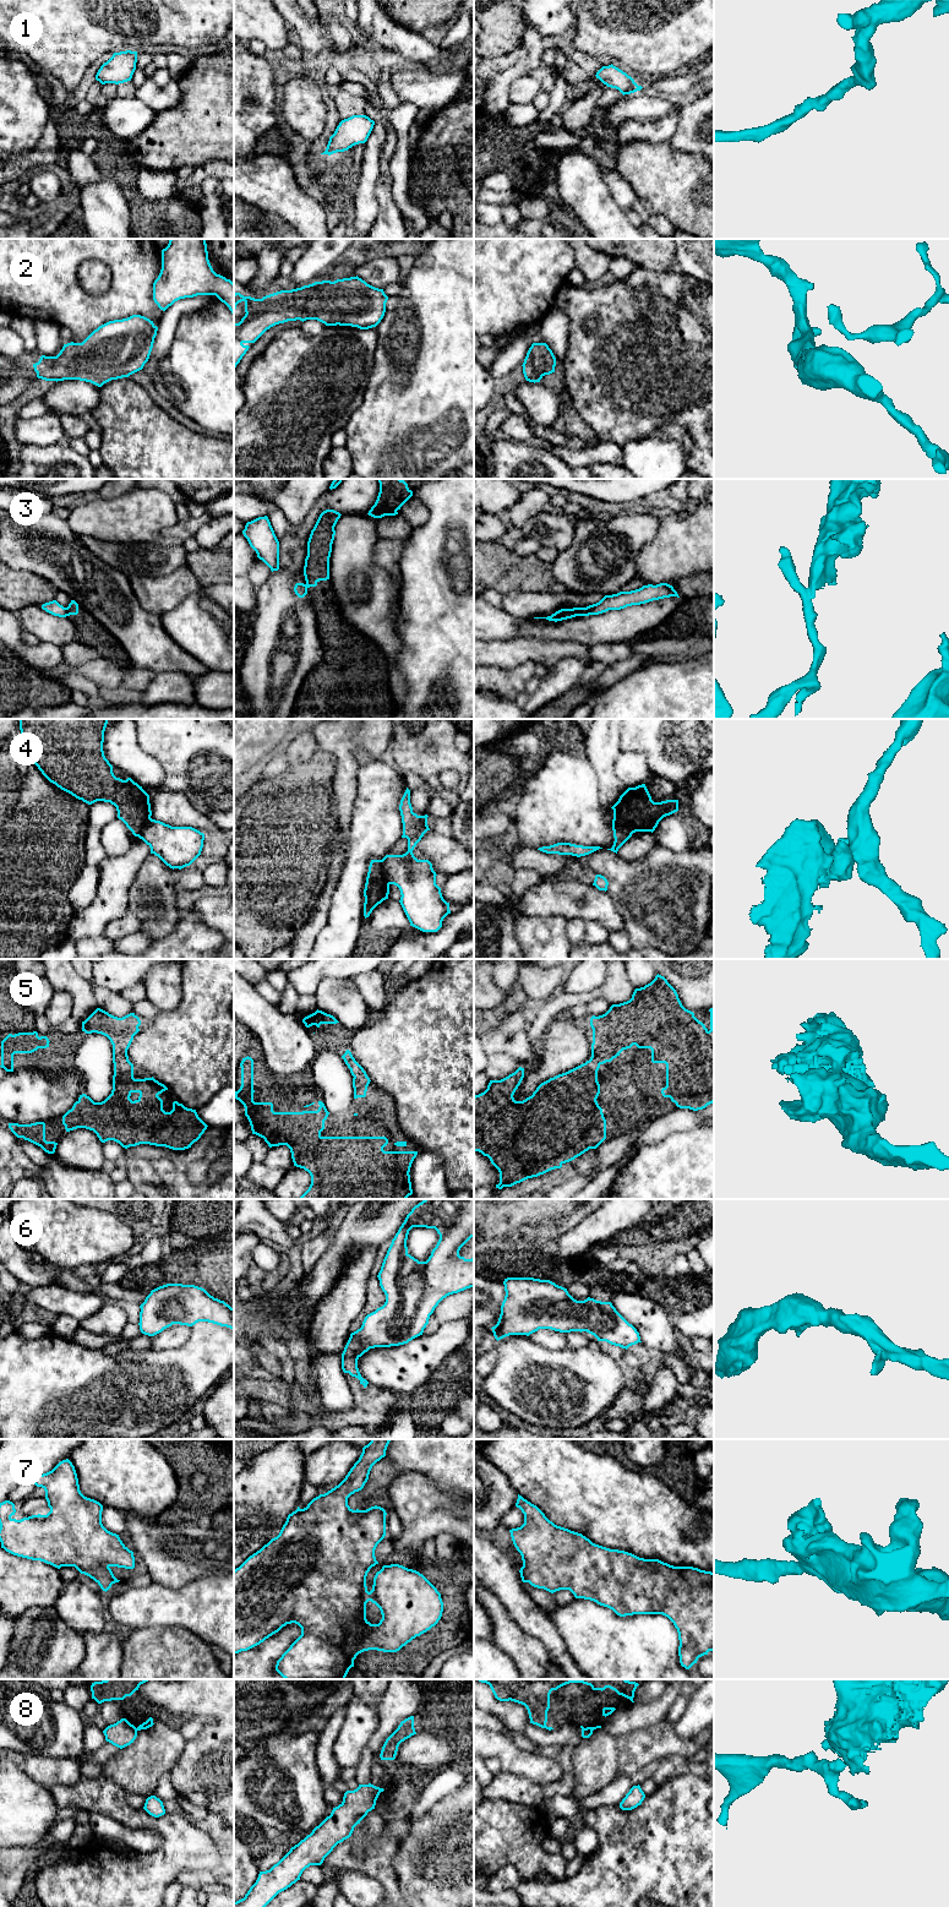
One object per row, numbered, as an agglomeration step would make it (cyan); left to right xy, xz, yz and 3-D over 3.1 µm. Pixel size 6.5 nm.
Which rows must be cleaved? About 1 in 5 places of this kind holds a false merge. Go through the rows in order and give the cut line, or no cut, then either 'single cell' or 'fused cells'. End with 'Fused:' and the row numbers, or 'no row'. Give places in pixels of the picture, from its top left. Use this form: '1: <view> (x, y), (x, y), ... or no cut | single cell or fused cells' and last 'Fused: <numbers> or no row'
1: no cut | single cell
2: no cut | single cell
3: xy (65, 608), (67, 615) | fused cells
4: xz (380, 860), (383, 876), (390, 883) | fused cells
5: no cut | single cell
6: no cut | single cell
7: no cut | single cell
8: yz (582, 1728), (592, 1731) | fused cells
Fused: 3, 4, 8

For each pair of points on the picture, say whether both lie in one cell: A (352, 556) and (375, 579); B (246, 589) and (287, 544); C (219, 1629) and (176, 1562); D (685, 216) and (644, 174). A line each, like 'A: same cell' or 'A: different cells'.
A: same cell
B: different cells
C: different cells
D: same cell

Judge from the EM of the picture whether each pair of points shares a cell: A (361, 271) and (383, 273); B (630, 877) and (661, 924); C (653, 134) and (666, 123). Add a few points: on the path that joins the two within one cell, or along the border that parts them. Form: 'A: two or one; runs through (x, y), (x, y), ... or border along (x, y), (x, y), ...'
A: one; runs through (366, 271), (378, 272)
B: one; runs through (641, 888), (661, 909), (661, 913)
C: one; runs through (656, 131), (663, 126)

